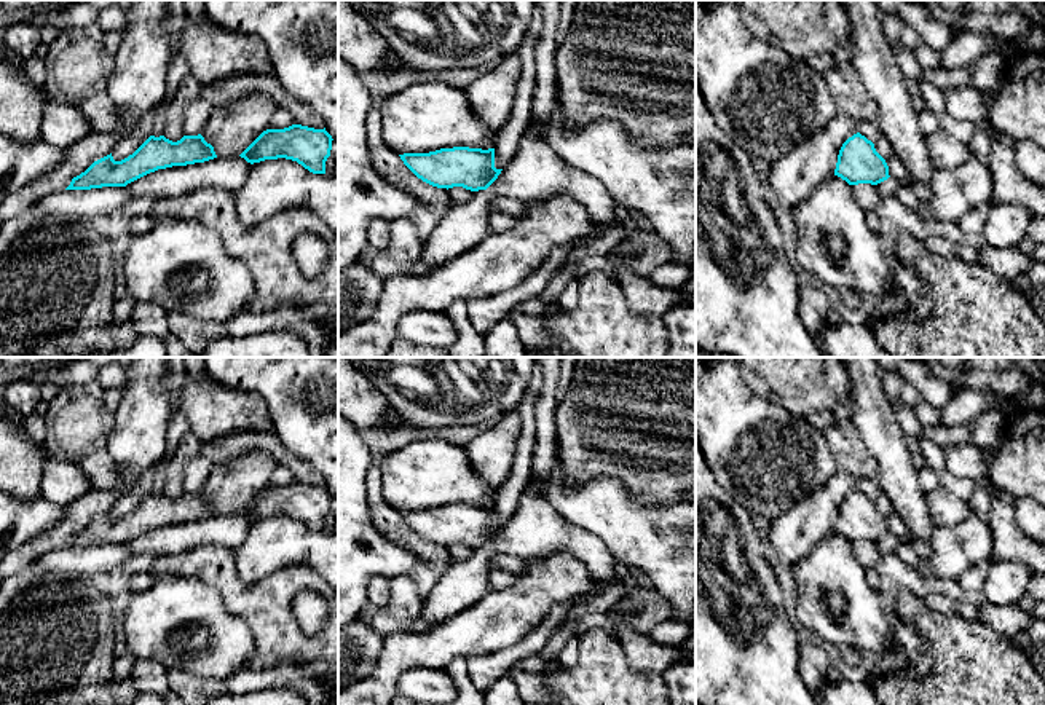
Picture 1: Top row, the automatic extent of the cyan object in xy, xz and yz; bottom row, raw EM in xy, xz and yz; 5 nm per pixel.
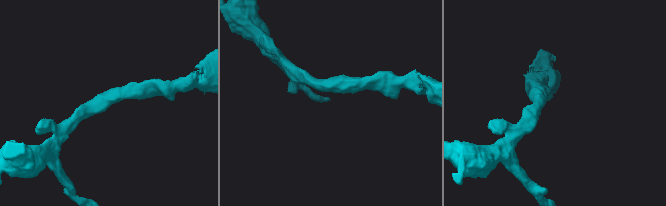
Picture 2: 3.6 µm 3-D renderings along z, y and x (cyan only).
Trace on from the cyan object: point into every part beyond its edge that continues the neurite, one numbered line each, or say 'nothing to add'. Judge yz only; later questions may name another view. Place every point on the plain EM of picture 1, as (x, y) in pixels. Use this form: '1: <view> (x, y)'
nothing to add

